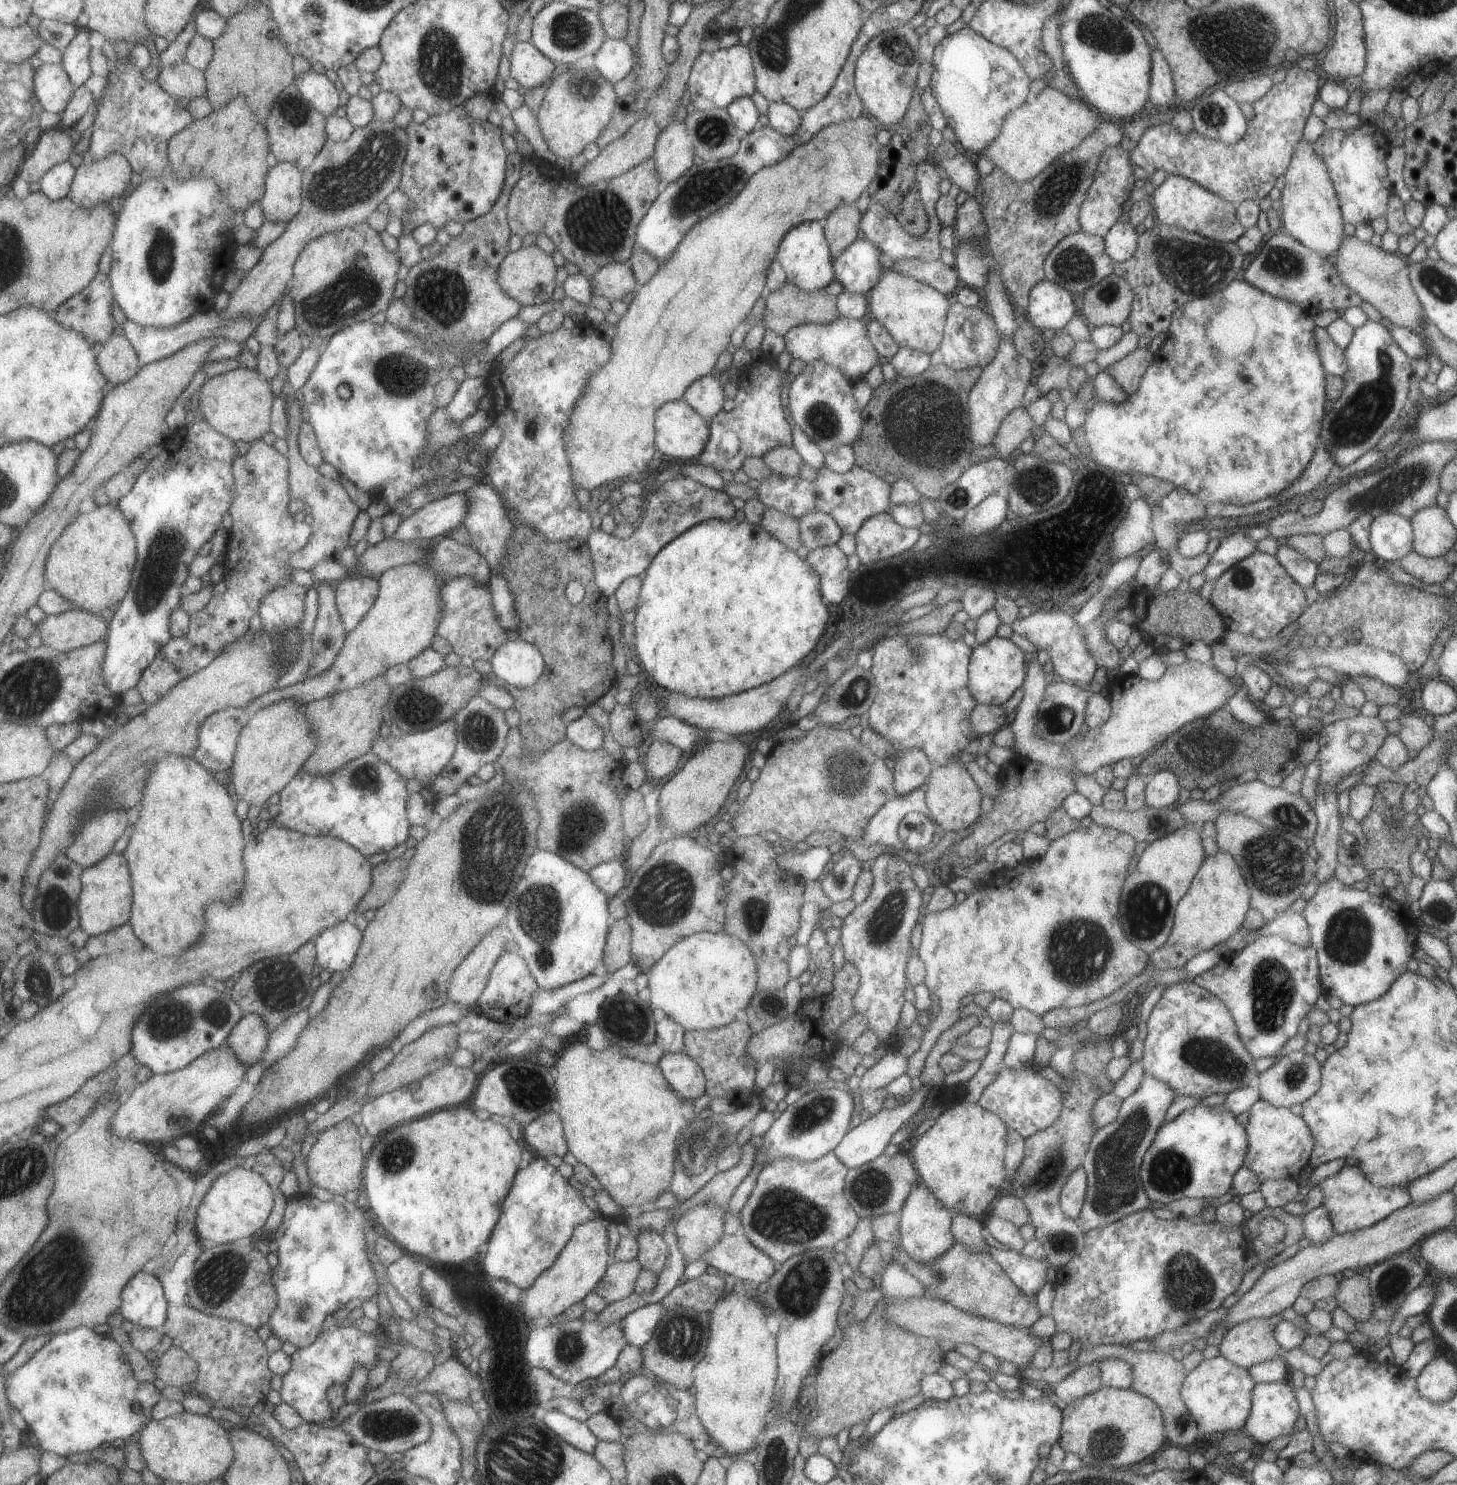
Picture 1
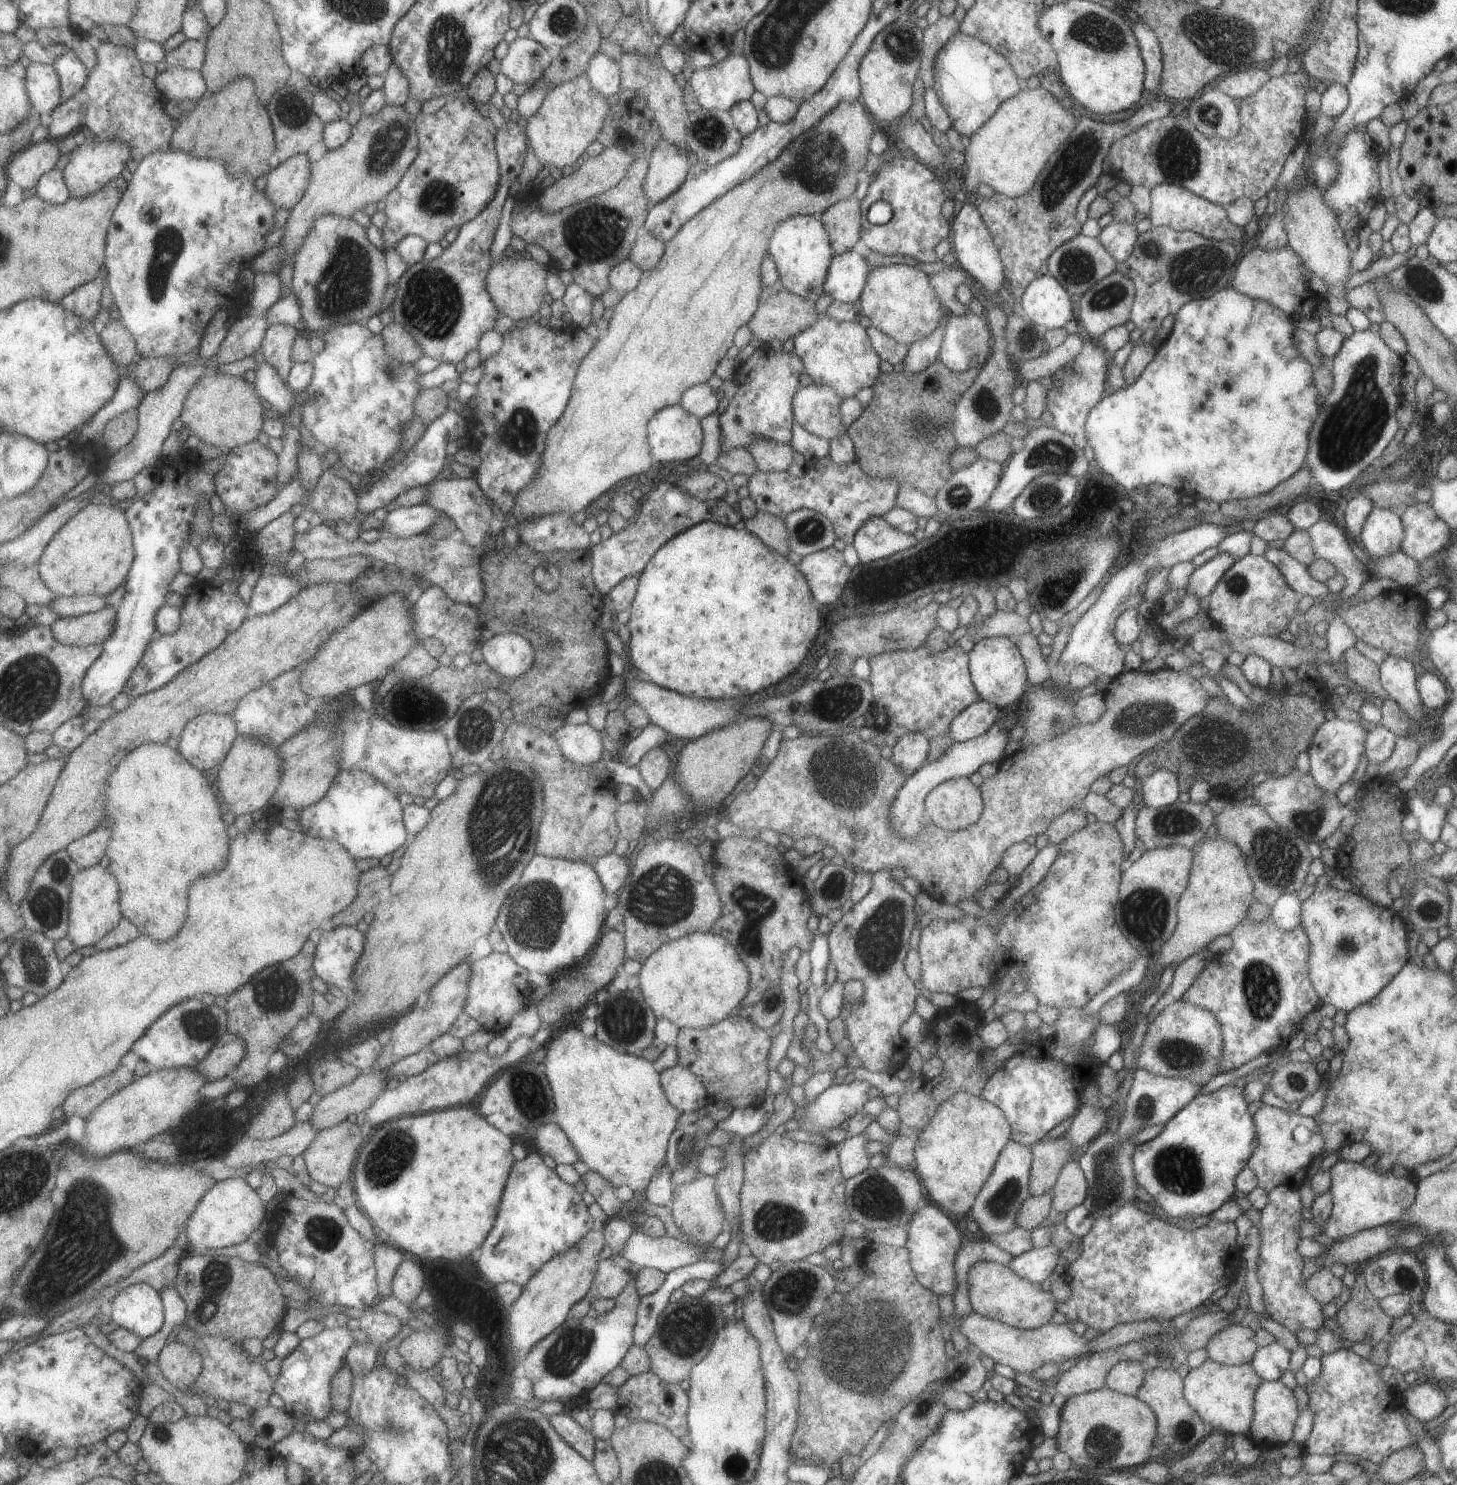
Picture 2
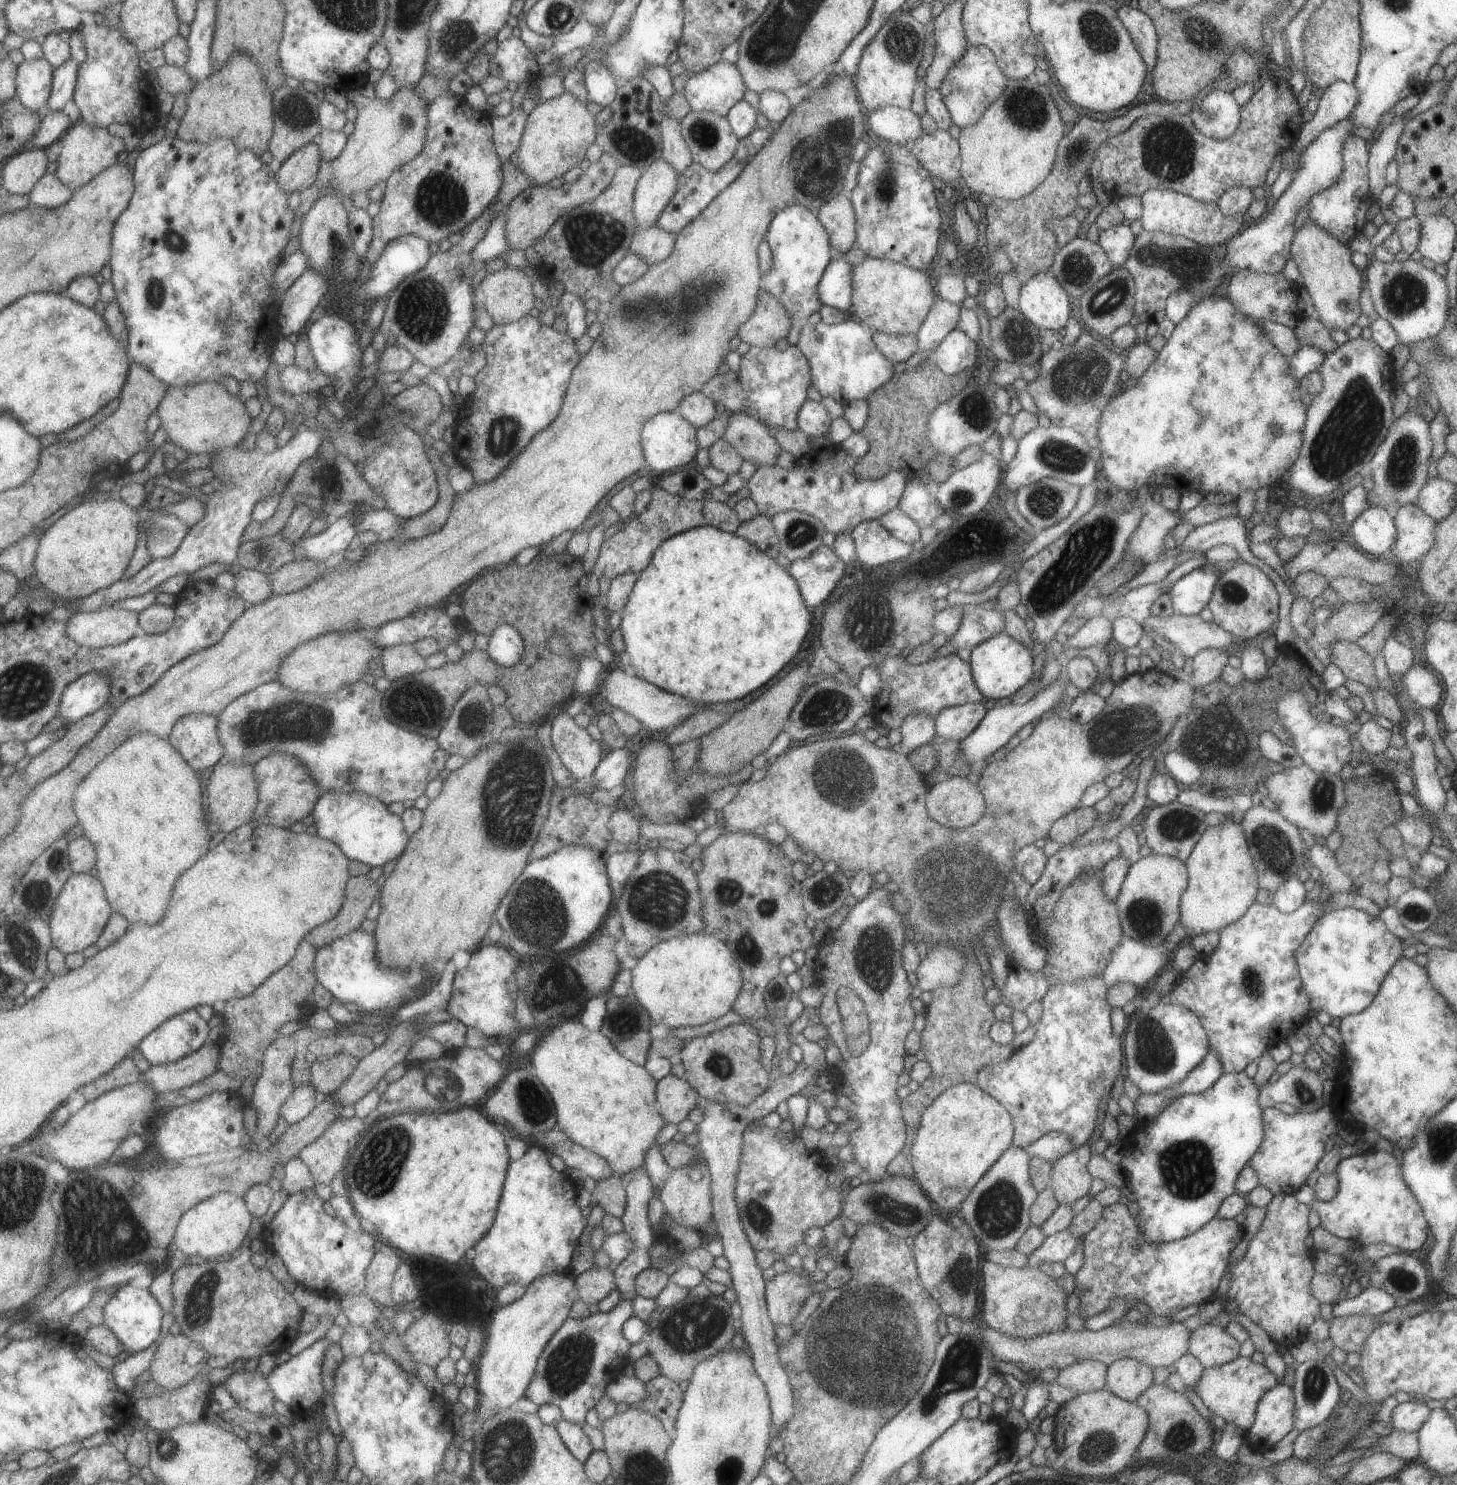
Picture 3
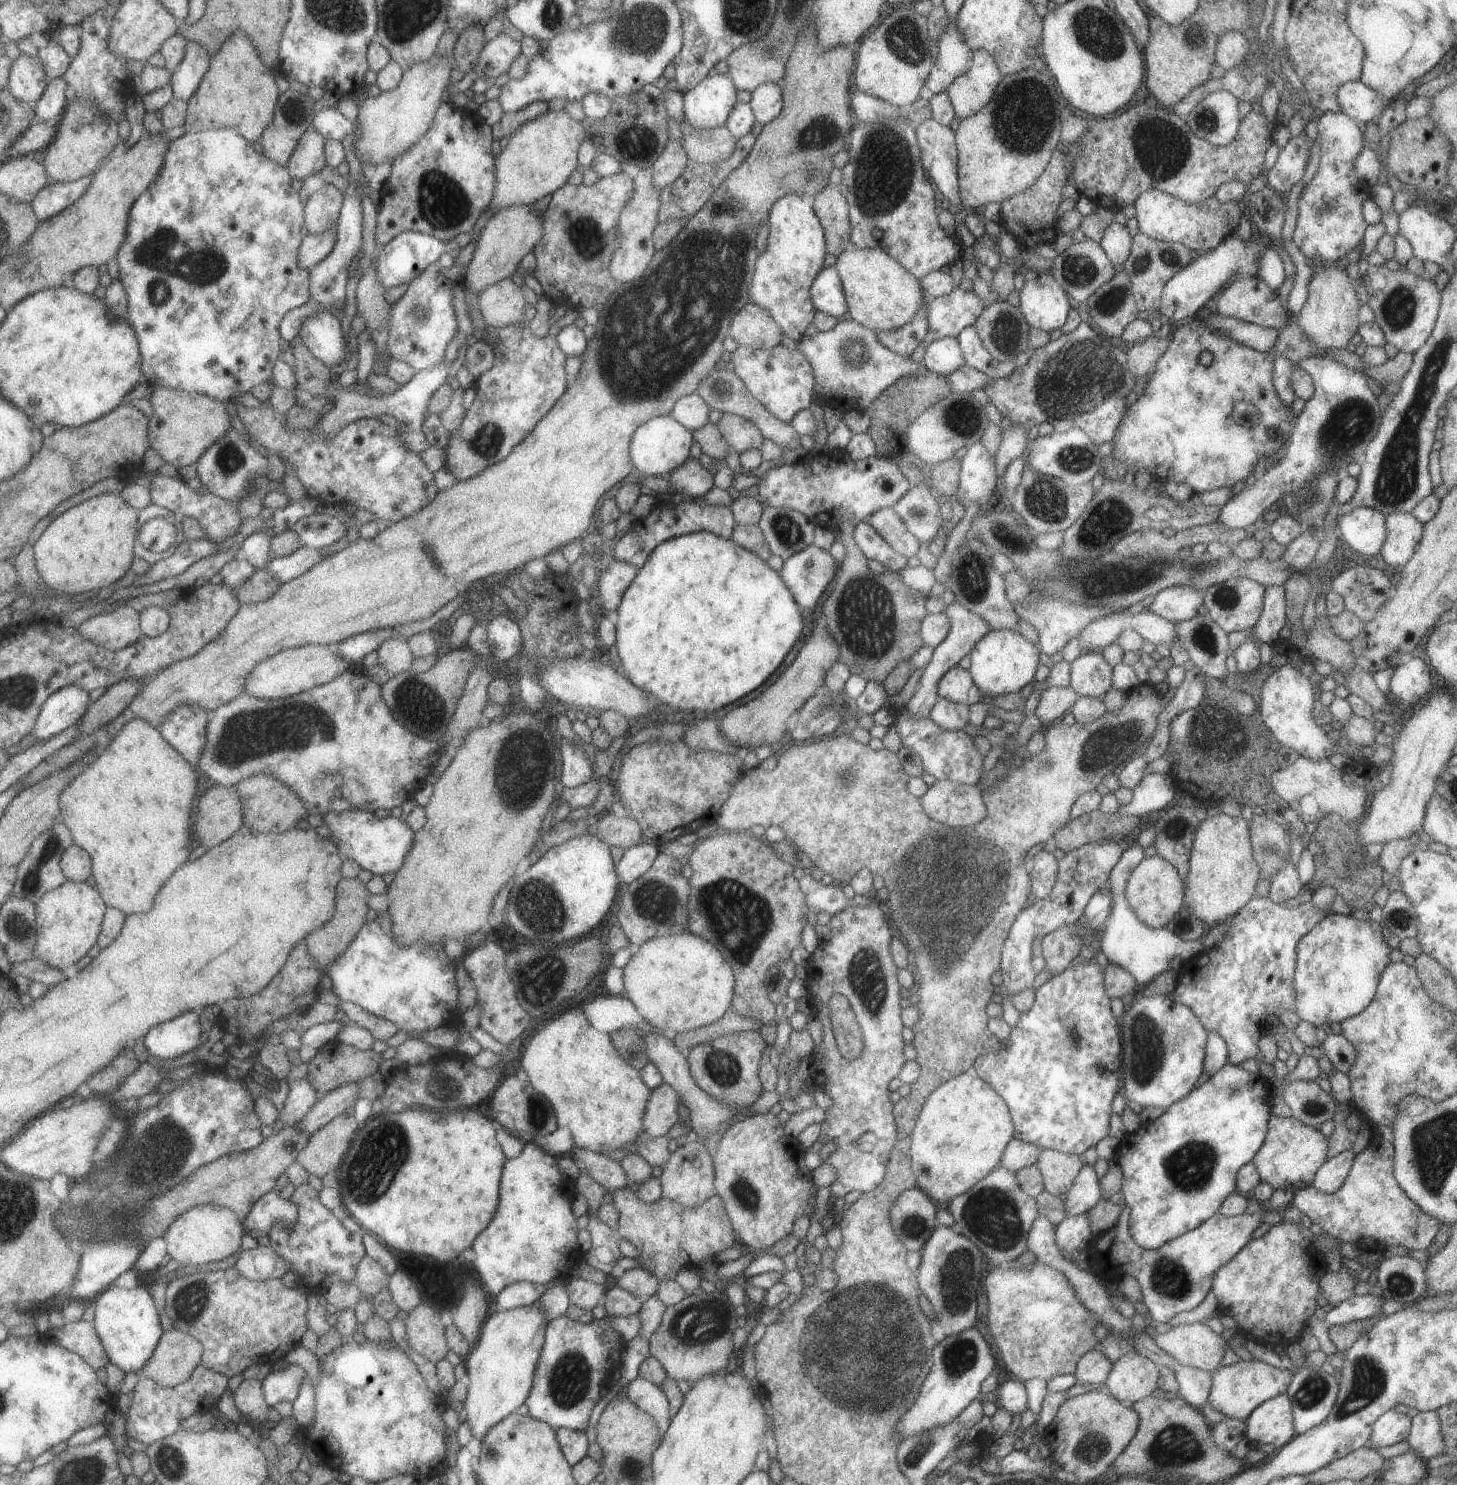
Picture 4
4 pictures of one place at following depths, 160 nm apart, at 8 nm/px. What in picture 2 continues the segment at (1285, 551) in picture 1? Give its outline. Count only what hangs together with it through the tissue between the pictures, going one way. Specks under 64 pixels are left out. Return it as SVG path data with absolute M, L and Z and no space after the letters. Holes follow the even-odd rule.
M1265 548L1265 552L1261 554L1263 558L1271 562L1277 570L1281 572L1283 580L1287 582L1287 586L1293 590L1297 596L1309 596L1316 600L1325 600L1331 597L1327 586L1319 583L1308 576L1307 567L1299 564L1293 558L1287 555L1283 549Z

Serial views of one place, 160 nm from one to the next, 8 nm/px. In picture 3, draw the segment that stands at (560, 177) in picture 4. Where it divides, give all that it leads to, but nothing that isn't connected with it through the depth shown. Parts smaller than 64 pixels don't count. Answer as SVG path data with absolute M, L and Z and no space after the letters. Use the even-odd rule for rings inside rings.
M565 90L555 98L537 103L526 116L520 145L516 152L519 164L517 169L537 185L543 185L578 166L585 158L585 150L591 146L596 137L594 110L590 103L579 101L575 95Z

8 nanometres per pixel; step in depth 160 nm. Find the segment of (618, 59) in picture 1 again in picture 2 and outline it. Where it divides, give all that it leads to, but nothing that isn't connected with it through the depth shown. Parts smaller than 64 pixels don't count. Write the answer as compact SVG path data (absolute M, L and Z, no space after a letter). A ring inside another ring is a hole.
M610 51L610 56L595 53L590 58L585 72L591 88L606 99L622 90L620 88L619 66L615 64L615 59L611 59L613 53Z

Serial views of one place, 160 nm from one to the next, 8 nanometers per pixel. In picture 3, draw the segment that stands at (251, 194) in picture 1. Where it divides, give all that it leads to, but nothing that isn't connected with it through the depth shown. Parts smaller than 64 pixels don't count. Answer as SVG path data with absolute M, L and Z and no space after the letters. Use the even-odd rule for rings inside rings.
M236 51L228 58L227 66L217 74L213 73L188 95L188 109L186 115L180 120L177 136L187 141L211 143L219 137L233 140L239 149L249 149L258 157L269 150L269 142L274 130L274 92L268 85L265 86L262 74L257 64L249 55Z

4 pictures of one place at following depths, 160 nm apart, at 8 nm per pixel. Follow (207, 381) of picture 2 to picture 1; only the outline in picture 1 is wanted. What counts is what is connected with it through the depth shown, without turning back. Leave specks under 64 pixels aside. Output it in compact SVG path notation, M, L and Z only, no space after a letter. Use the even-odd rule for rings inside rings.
M237 367L205 381L199 390L199 409L215 430L233 442L252 443L270 430L271 398L273 393L266 378L255 369Z

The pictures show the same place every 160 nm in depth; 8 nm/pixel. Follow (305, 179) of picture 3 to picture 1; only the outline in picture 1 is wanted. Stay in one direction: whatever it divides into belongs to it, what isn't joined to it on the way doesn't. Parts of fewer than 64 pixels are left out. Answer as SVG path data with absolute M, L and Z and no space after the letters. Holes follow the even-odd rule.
M281 161L269 167L265 178L265 192L260 198L264 220L287 223L300 209L301 173L294 162Z

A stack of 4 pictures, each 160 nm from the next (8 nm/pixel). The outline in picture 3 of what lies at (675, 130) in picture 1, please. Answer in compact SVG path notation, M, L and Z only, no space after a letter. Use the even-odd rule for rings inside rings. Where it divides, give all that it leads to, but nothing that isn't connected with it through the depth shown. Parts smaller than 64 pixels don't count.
M661 157L642 171L632 202L632 213L638 228L644 221L653 226L672 194L675 194L677 183L678 172Z

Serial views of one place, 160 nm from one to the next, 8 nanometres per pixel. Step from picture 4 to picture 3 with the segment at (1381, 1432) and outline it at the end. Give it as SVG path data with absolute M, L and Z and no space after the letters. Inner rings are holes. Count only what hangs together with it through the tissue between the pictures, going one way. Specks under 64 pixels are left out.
M1411 1397L1392 1409L1389 1421L1392 1431L1415 1432L1423 1426L1430 1409L1425 1405L1424 1399L1418 1397L1416 1399L1418 1401L1413 1401Z

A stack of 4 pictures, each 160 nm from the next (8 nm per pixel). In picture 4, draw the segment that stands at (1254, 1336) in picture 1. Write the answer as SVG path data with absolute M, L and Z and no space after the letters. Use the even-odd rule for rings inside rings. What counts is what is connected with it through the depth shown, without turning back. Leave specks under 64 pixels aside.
M1201 1321L1171 1327L1168 1332L1151 1331L1155 1344L1181 1366L1212 1373L1224 1357L1226 1340Z

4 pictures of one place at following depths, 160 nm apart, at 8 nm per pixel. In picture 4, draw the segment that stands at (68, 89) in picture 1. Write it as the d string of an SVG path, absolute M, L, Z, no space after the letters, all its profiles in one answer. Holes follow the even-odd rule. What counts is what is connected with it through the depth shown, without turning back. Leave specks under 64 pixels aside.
M22 53L14 60L8 88L15 98L36 105L50 83L40 56Z

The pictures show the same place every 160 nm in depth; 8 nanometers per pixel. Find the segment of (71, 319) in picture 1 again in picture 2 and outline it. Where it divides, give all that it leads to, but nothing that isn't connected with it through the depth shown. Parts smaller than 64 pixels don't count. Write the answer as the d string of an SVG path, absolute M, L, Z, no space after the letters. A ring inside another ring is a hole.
M99 276L93 282L87 282L87 284L79 286L78 290L71 292L69 296L63 298L60 304L74 314L79 314L79 316L94 322L97 314L99 314L99 310L101 310L101 298L103 298L103 288L105 288L103 284L105 282Z

